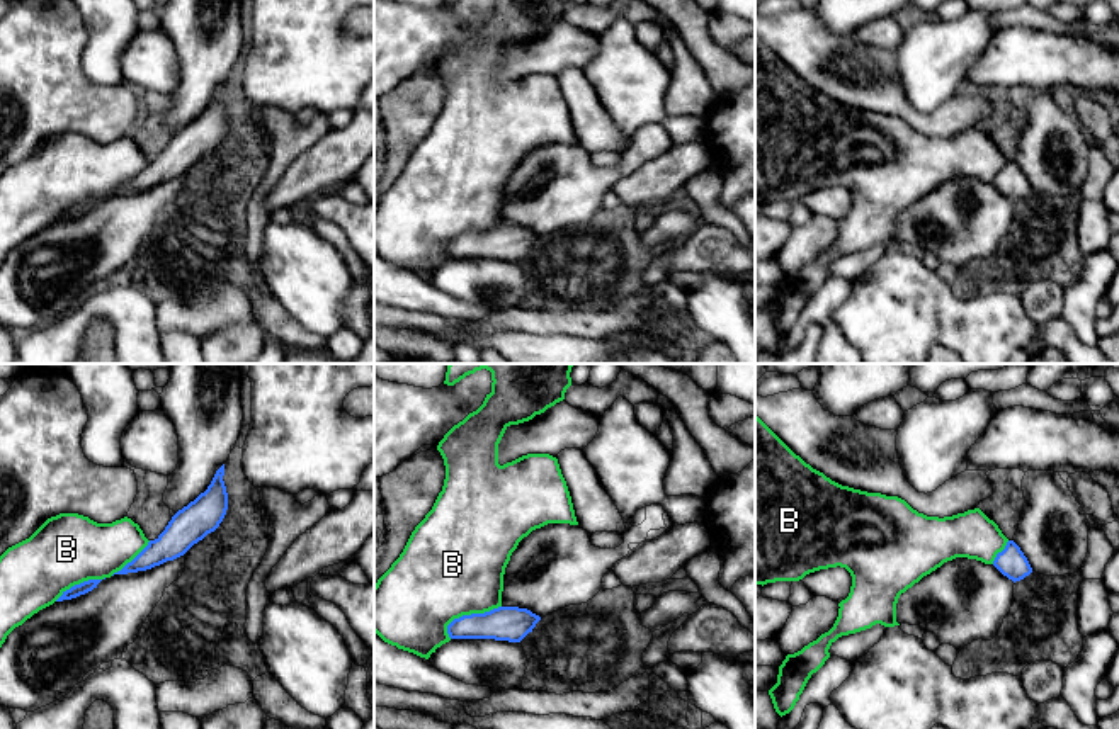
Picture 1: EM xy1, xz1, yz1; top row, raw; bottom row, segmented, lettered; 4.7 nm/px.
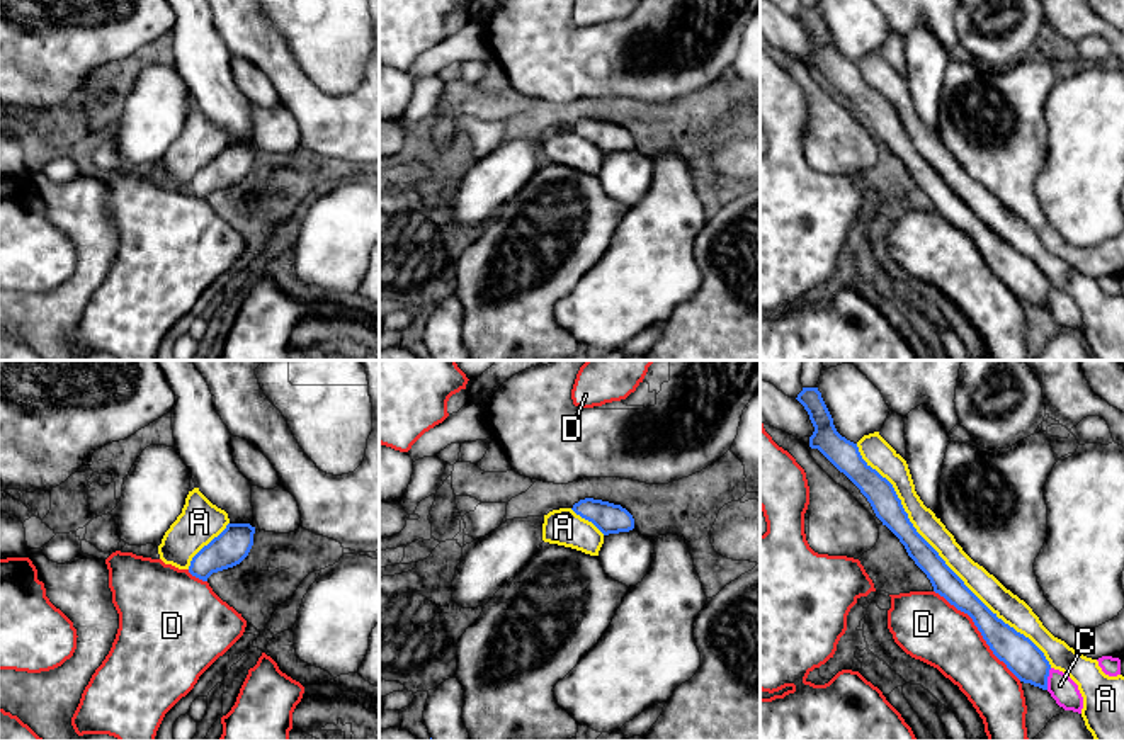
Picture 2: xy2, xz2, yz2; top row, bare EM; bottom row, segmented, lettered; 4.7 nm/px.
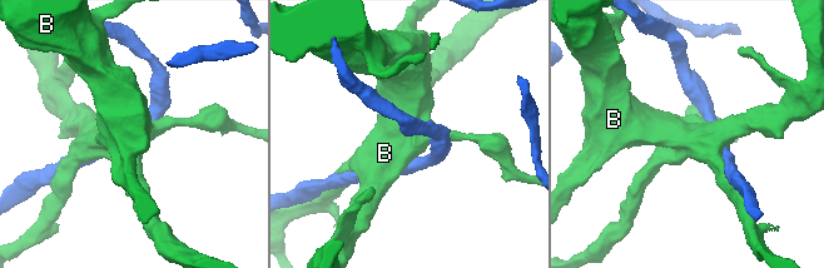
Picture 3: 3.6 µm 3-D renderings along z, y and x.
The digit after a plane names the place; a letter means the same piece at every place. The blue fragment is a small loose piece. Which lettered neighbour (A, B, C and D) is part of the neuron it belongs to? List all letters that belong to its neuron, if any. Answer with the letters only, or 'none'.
none

